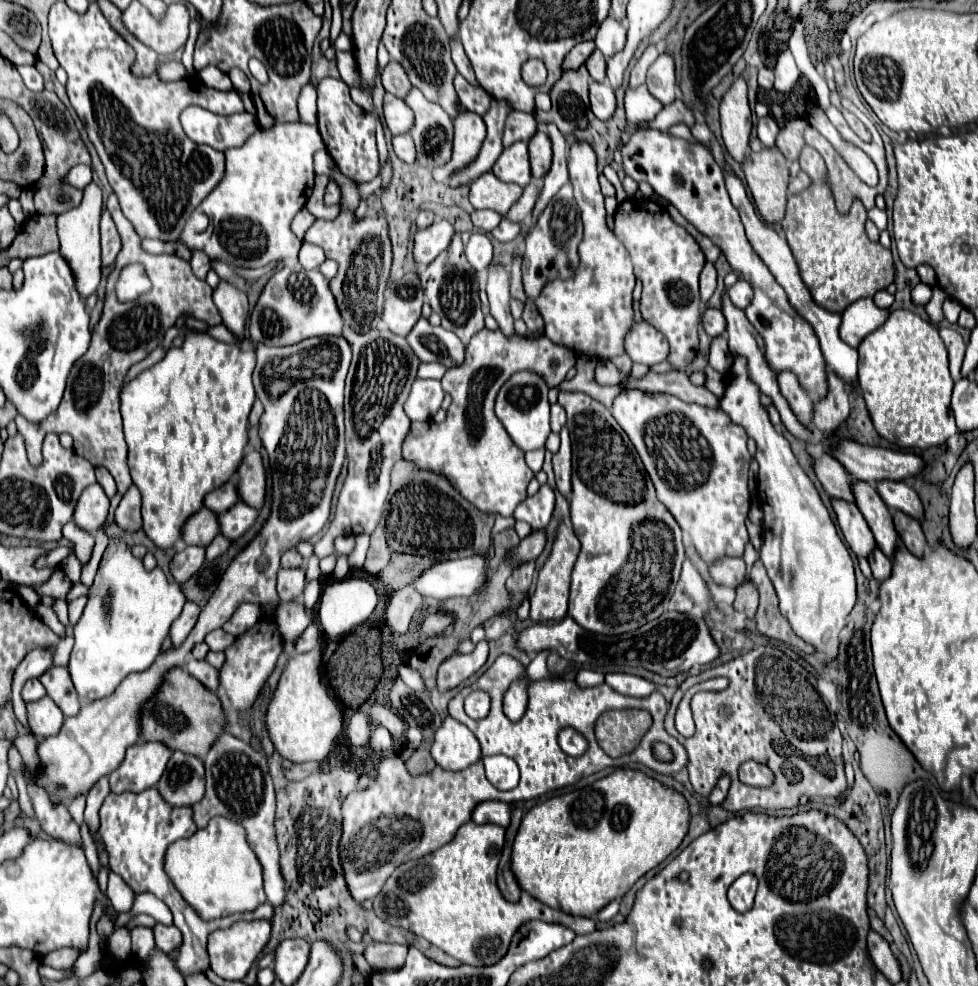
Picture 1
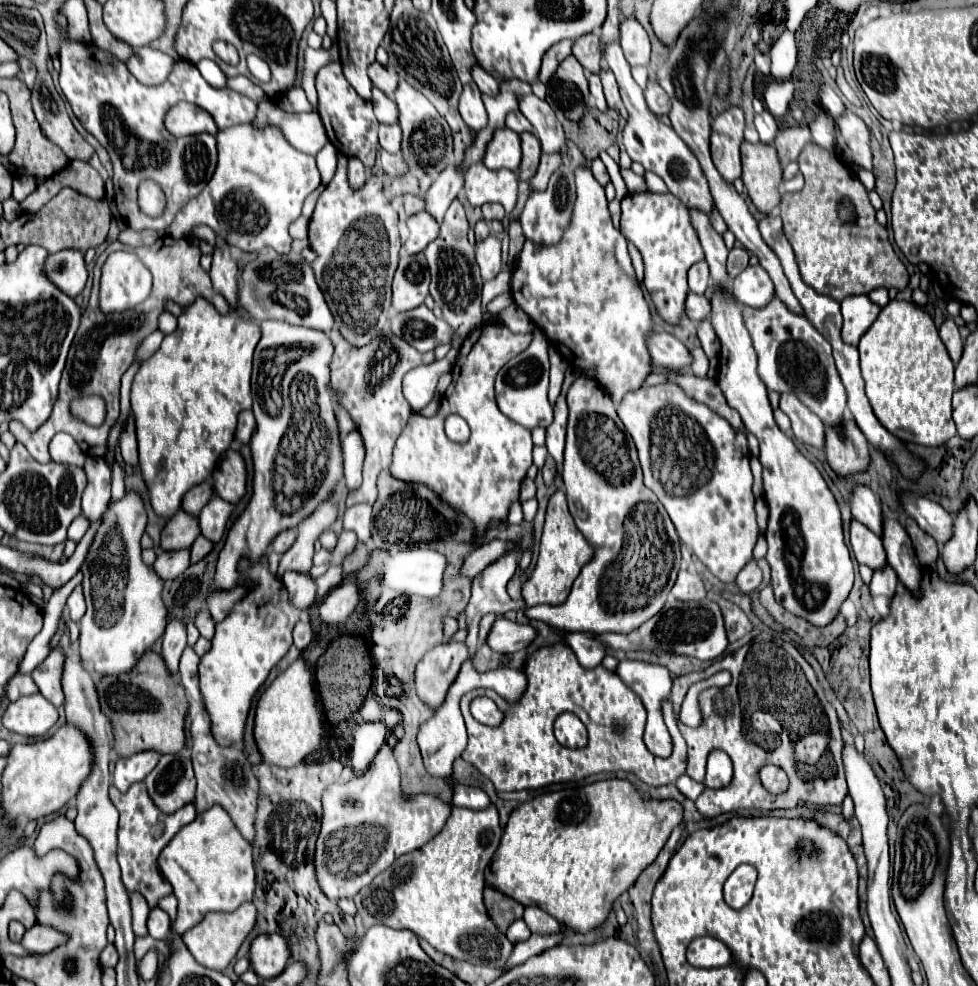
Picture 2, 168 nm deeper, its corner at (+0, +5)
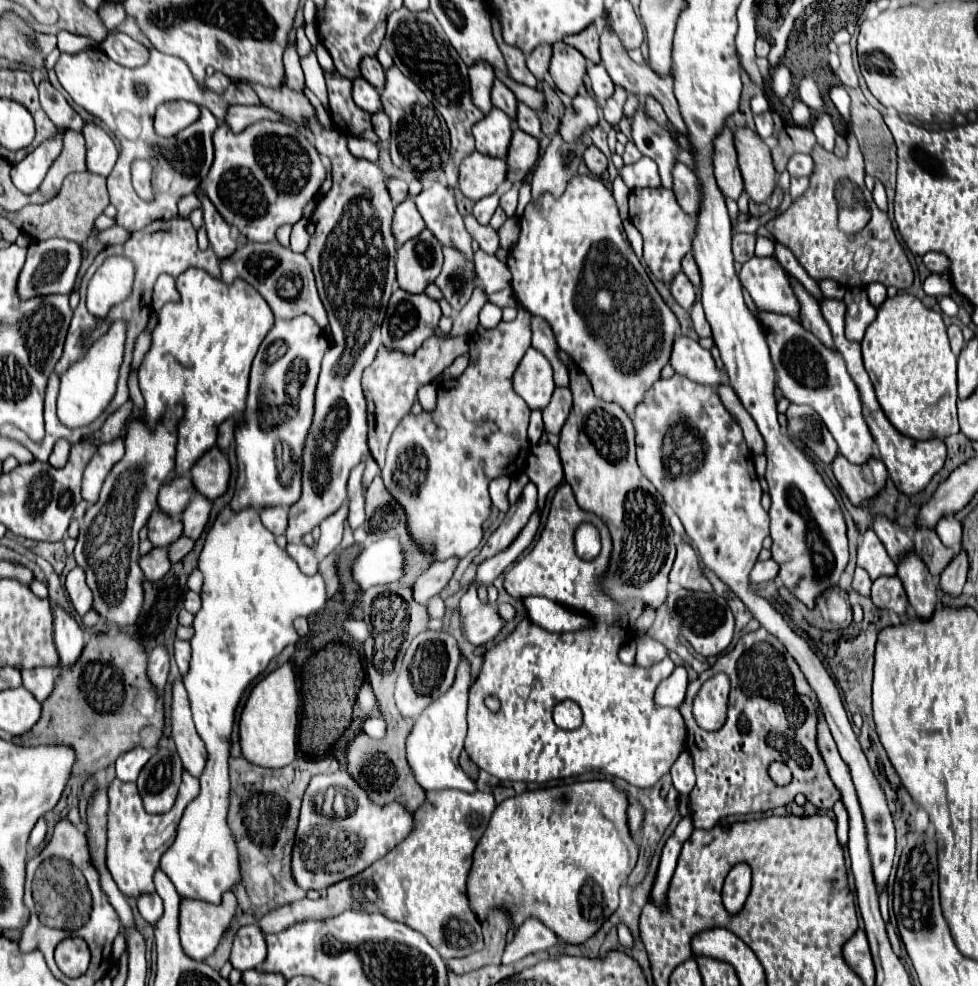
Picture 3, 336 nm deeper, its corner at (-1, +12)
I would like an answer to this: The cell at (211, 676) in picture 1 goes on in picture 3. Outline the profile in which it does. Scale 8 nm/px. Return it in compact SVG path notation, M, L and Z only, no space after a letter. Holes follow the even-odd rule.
M175 640L175 662L179 666L181 676L187 676L191 662L191 644L185 640Z

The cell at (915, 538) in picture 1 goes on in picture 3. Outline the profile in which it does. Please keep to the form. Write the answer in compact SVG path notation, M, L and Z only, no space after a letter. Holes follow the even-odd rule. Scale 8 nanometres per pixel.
M917 528L913 544L917 556L927 564L931 574L941 574L943 568L949 564L949 560L955 556L955 550L943 546L937 532L931 528Z

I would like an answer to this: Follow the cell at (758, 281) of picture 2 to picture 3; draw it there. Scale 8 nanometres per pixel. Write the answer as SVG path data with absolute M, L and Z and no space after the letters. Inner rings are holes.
M755 256L743 264L739 280L751 294L757 308L777 314L791 314L797 320L797 300L779 262Z

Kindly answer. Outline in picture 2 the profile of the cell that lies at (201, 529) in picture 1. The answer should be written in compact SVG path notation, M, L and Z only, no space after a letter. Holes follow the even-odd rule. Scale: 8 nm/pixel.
M178 511L176 515L172 515L160 535L160 547L164 551L176 551L176 549L190 549L194 539L200 535L198 529L198 521L196 517Z

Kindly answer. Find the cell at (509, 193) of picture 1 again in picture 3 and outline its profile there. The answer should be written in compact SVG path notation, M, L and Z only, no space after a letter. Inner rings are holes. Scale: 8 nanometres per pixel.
M473 152L461 162L459 168L459 190L473 202L497 192L507 178L505 160L481 156Z

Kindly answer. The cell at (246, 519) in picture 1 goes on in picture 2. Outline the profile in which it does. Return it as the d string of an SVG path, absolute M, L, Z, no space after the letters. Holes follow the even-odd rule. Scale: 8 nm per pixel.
M214 495L214 499L210 499L200 515L198 515L198 523L200 523L200 533L210 539L212 543L220 541L222 535L224 535L224 529L226 529L226 523L230 519L230 513L232 513L232 503L220 499Z

